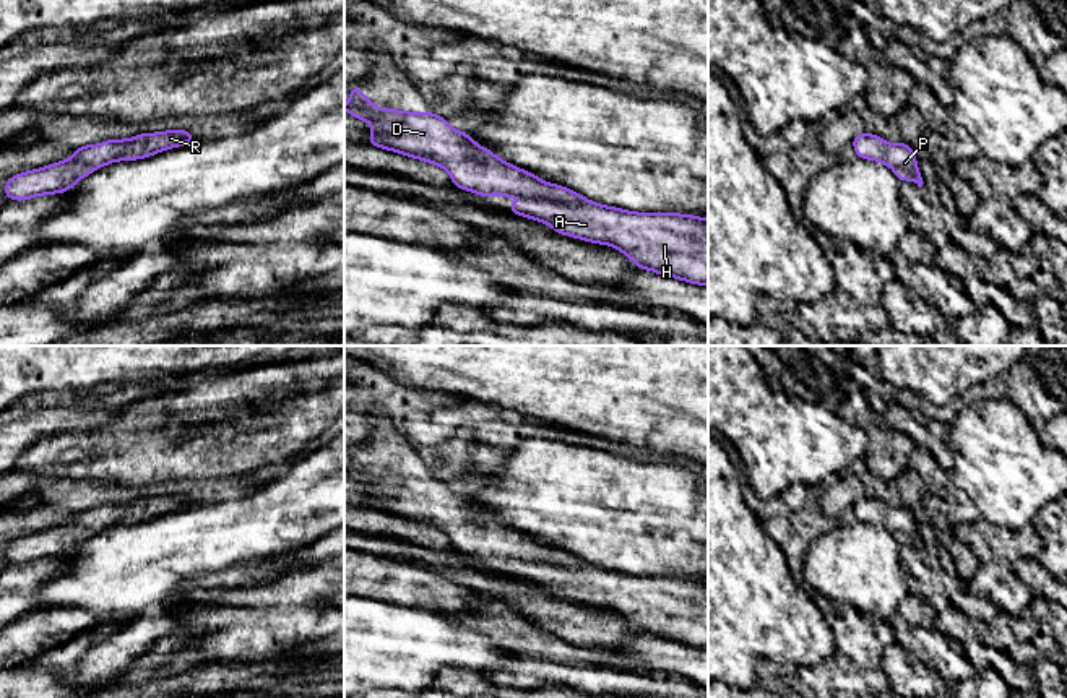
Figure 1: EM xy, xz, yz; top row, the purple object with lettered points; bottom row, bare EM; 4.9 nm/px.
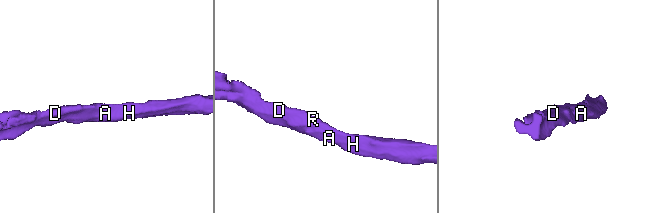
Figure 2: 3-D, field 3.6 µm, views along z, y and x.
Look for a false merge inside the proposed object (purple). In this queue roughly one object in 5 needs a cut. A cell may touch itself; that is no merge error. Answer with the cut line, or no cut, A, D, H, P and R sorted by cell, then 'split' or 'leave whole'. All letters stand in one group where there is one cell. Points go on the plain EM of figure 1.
no cut; A D H P R; leave whole

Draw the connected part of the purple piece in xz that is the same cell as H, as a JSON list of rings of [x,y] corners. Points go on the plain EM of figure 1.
[[[357,450],[349,455],[344,474],[372,489],[369,508],[435,528],[450,536],[455,550],[482,562],[538,562],[538,567],[510,567],[508,573],[544,586],[559,597],[611,609],[640,633],[708,649],[708,583],[633,576],[590,565],[505,526],[434,476],[378,472]]]

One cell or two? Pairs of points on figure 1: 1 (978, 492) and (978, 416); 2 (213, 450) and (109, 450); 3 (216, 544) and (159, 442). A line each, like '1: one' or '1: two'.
1: one
2: one
3: two

